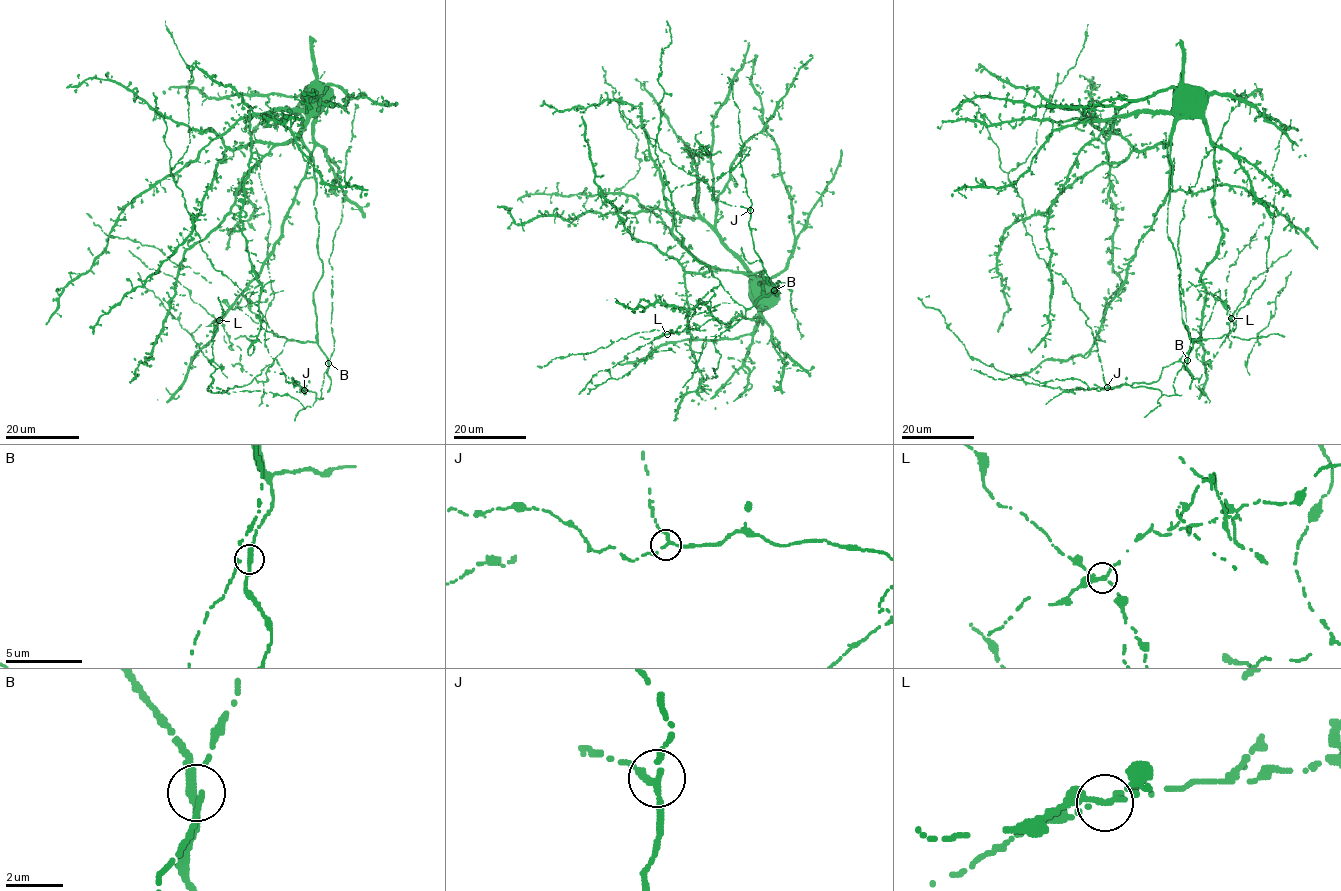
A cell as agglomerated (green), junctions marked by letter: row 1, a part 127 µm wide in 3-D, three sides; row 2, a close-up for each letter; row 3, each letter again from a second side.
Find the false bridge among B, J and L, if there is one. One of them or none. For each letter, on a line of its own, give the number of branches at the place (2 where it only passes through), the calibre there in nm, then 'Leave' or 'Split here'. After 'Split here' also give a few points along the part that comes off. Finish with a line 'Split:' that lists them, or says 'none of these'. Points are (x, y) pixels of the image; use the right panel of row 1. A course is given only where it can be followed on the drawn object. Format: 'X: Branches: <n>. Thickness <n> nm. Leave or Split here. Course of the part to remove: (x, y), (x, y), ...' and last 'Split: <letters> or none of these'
B: Branches: 4. Thickness 280 nm. Leave
J: Branches: 3. Thickness 200 nm. Leave
L: Branches: 4. Thickness 220 nm. Split here. Course of the part to remove: (1231, 317), (1229, 307), (1216, 295), (1198, 290), (1193, 285), (1186, 290)
Split: L

